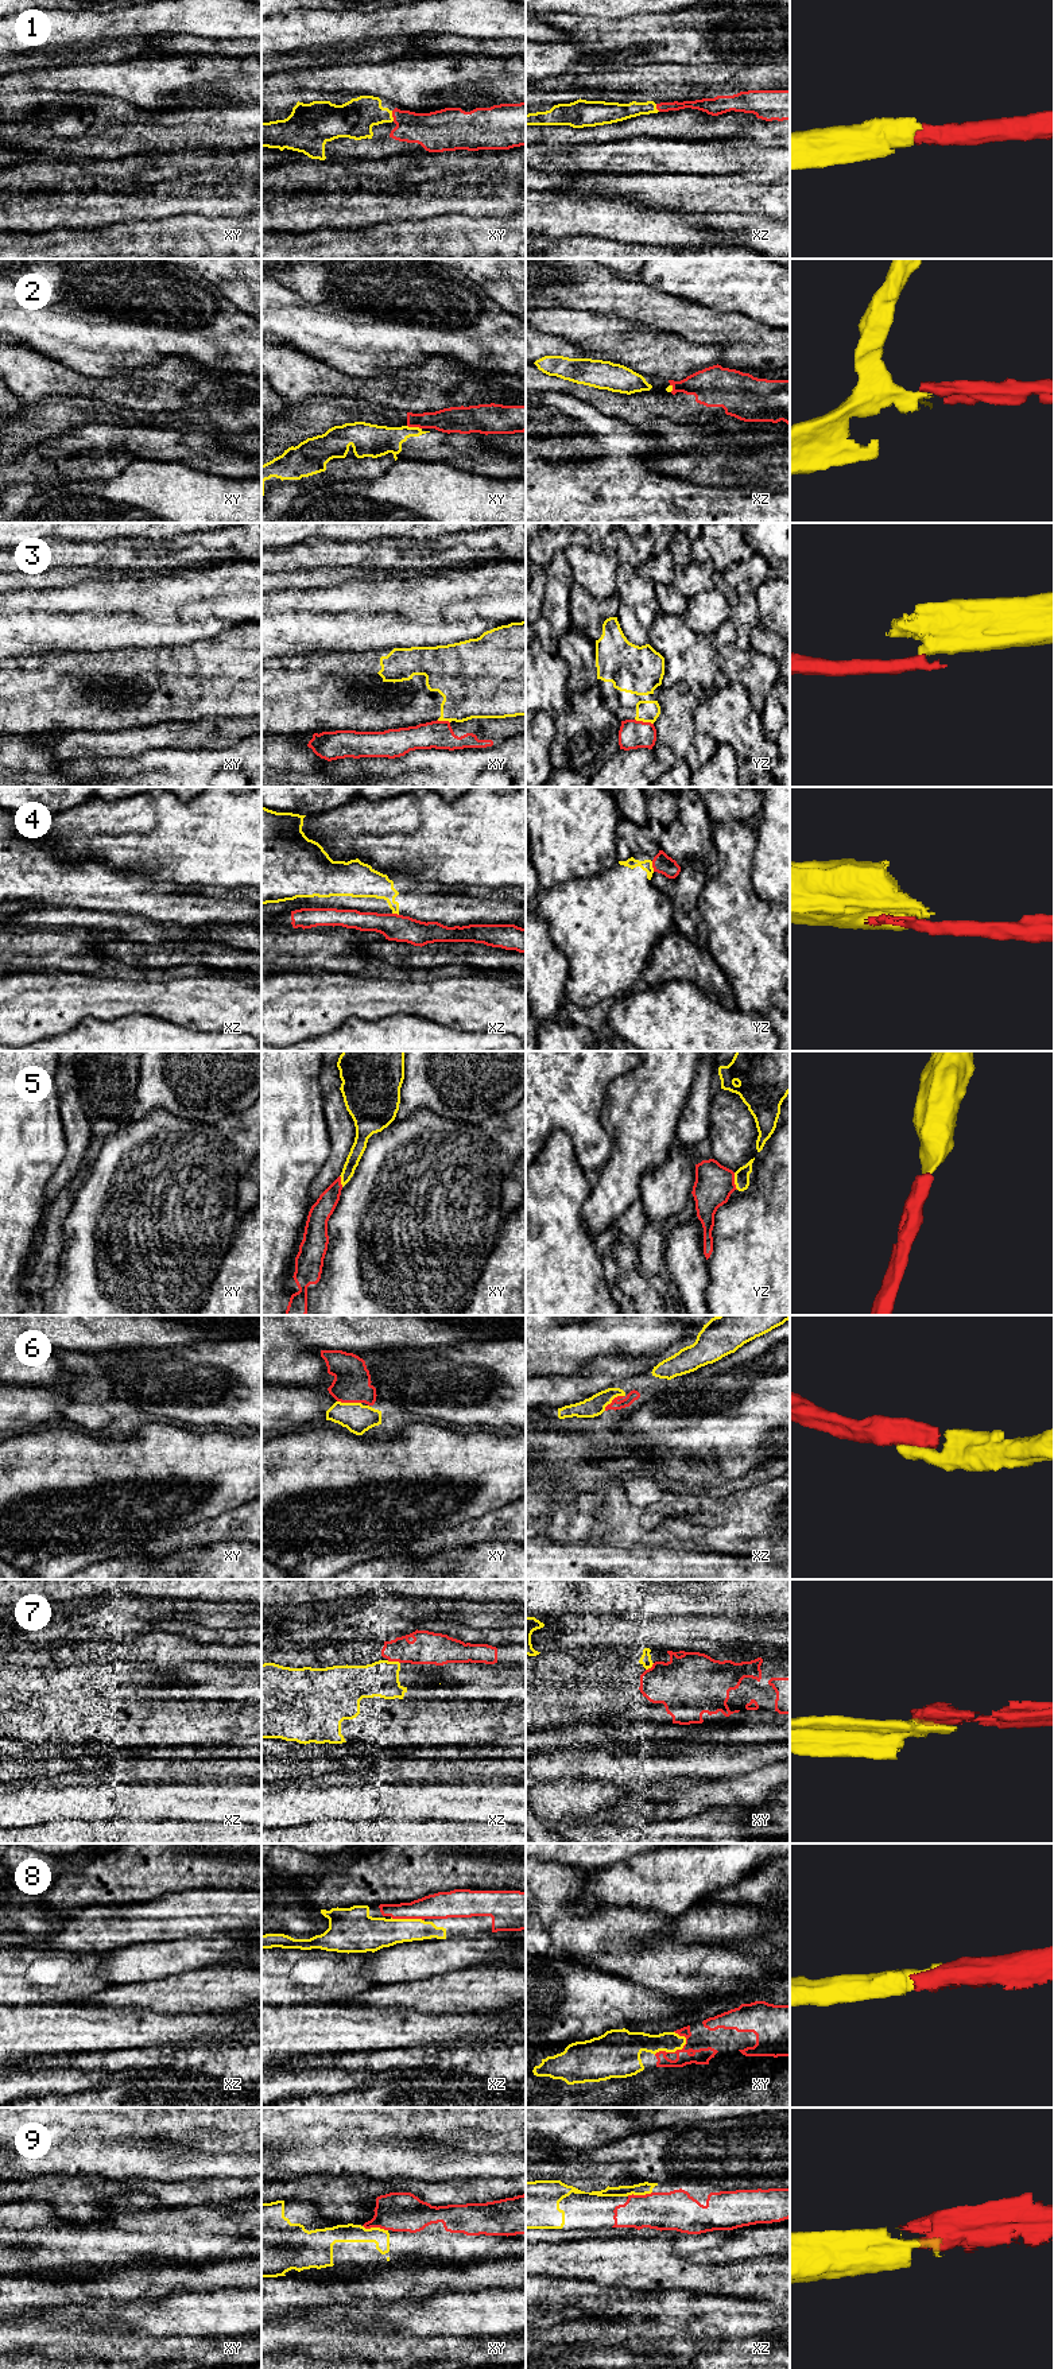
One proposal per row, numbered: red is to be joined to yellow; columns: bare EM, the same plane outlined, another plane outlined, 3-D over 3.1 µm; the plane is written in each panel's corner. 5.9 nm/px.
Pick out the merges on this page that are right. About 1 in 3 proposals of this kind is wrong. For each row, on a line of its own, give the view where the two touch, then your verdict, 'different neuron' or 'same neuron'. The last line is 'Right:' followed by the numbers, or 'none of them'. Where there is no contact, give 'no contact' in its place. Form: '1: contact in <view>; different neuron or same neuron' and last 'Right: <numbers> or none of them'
1: contact in xy; same neuron
2: contact in xy; different neuron
3: contact in yz; different neuron
4: contact in yz; different neuron
5: contact in yz; same neuron
6: contact in xz; same neuron
7: contact in xz; different neuron
8: contact in xy; same neuron
9: contact in xy; same neuron
Right: 1, 5, 6, 8, 9

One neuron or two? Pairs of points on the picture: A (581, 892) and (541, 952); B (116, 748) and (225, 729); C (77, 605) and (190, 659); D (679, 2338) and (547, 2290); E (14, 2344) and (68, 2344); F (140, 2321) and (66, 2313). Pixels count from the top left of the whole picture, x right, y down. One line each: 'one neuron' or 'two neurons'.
A: two neurons
B: one neuron
C: two neurons
D: one neuron
E: one neuron
F: one neuron

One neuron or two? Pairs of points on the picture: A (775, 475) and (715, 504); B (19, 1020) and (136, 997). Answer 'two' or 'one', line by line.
A: two
B: one

